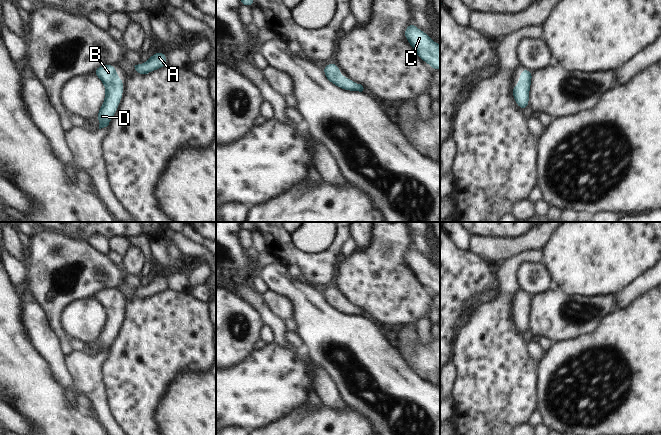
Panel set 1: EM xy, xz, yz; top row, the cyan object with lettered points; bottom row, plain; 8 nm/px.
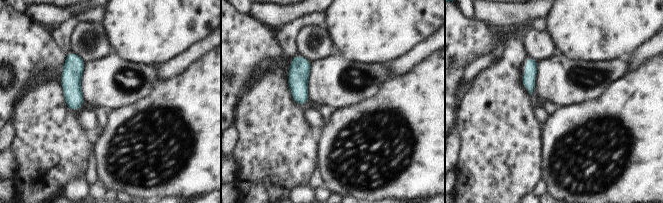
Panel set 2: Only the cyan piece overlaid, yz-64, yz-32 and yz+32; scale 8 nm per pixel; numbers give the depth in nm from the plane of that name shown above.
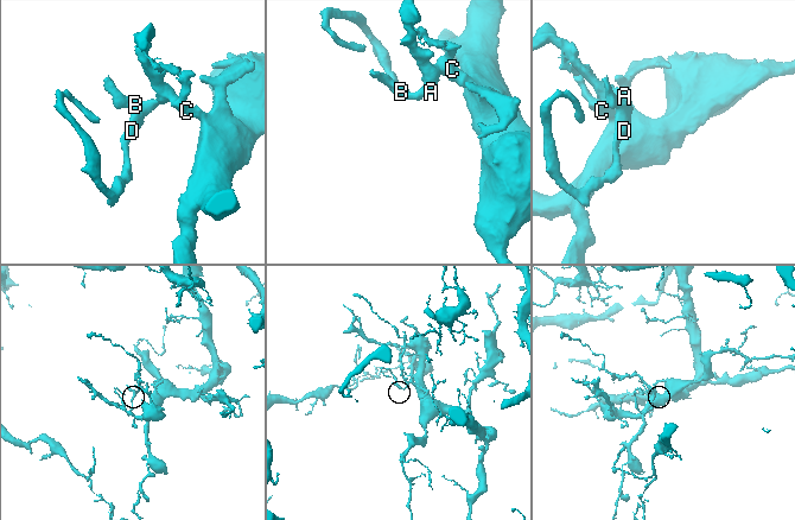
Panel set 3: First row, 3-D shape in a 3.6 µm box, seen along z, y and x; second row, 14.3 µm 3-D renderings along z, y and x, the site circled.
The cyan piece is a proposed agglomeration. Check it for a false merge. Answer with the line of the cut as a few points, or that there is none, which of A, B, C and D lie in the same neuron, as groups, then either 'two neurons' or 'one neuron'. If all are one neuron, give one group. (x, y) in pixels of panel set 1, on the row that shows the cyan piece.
cut none; groups A B C D; one neuron

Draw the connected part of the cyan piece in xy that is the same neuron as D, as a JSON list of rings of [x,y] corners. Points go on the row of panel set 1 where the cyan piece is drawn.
[[[112,64],[98,66],[93,71],[93,74],[105,86],[105,99],[96,117],[100,122],[99,129],[101,129],[109,125],[119,107],[119,103],[123,97],[124,80],[117,76],[116,67]]]

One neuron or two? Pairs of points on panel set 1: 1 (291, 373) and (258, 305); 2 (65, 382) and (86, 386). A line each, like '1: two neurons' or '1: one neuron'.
1: two neurons
2: two neurons

